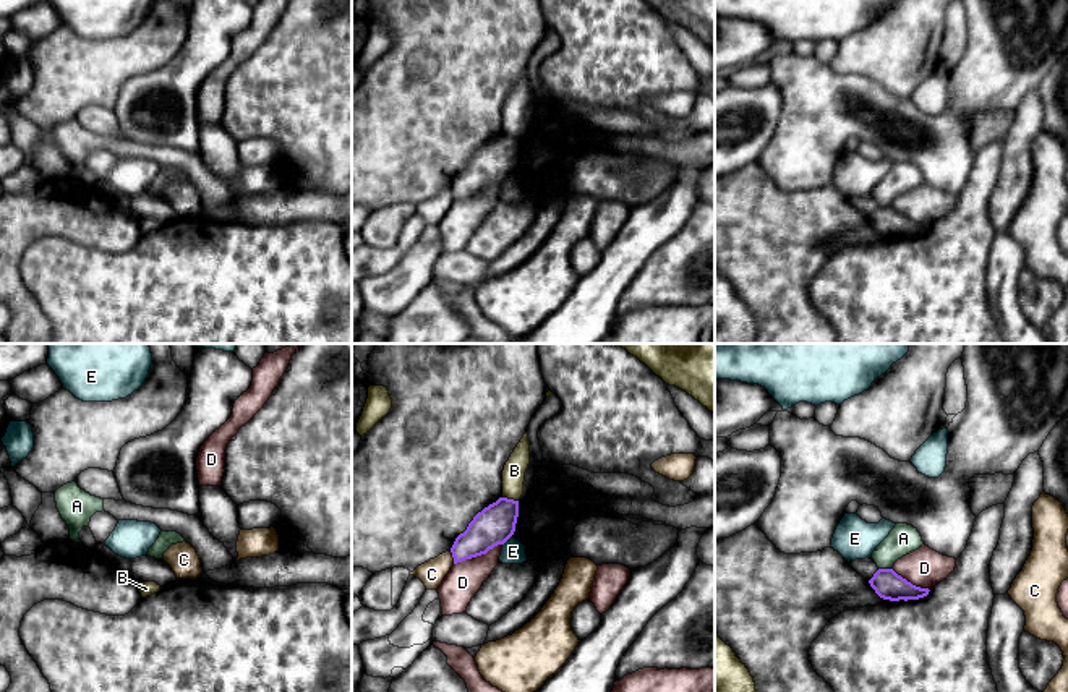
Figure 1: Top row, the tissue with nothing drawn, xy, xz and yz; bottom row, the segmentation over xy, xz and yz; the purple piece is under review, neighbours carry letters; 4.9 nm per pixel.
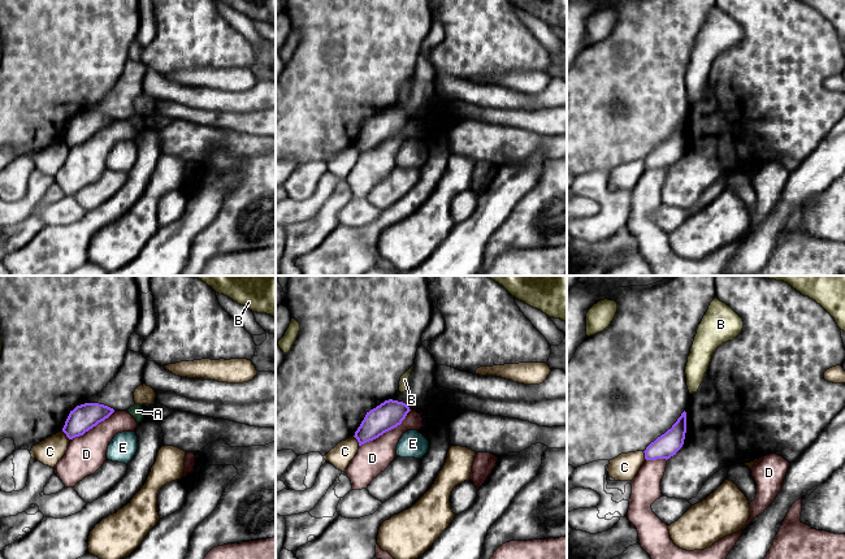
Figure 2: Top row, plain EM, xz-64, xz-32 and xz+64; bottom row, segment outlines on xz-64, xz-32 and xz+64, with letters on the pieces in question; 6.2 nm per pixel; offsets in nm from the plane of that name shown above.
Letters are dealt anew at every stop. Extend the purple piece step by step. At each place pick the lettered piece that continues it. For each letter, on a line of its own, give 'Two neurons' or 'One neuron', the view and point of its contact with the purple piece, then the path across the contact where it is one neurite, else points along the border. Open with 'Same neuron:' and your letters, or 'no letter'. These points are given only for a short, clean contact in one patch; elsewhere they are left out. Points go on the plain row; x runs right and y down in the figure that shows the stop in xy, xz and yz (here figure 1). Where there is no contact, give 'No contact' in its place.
Same neuron: no letter
A: Two neurons. Touches purple at yz (885, 206). Boundary: yz (879, 205), (892, 206)
B: Two neurons. Touches purple at xz (511, 136). Boundary: xz (503, 133), (517, 138)
C: Two neurons. Touches purple at xz (452, 193)
D: Two neurons. Touches purple at xz (477, 192)
E: Two neurons. Touches purple at xz (508, 175). Boundary: xz (511, 172), (503, 182)

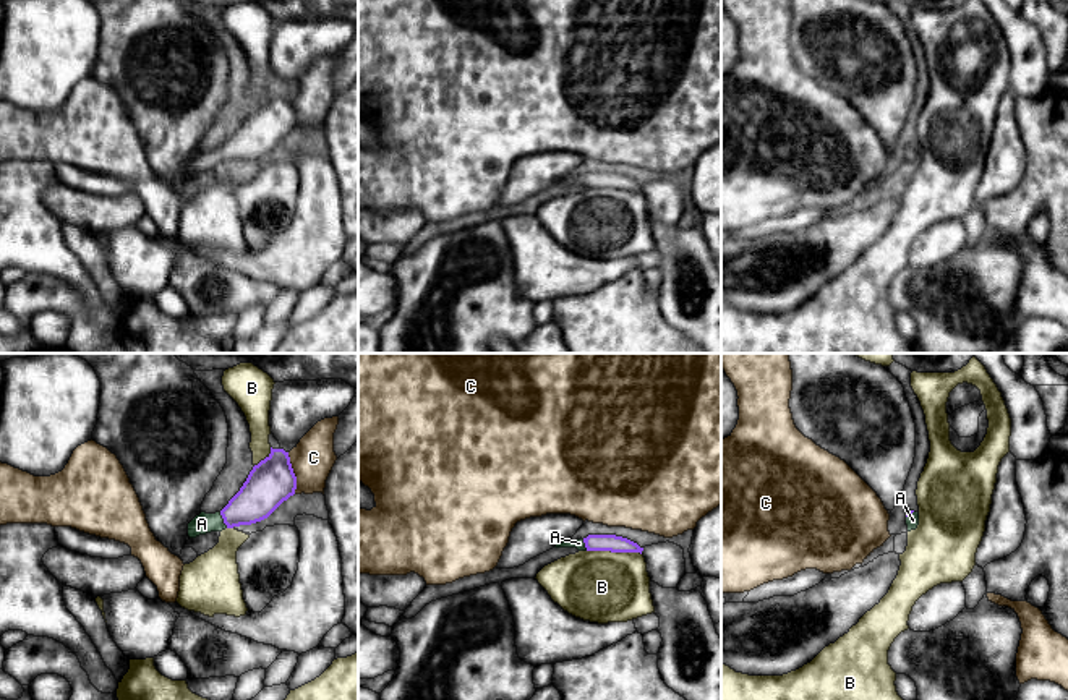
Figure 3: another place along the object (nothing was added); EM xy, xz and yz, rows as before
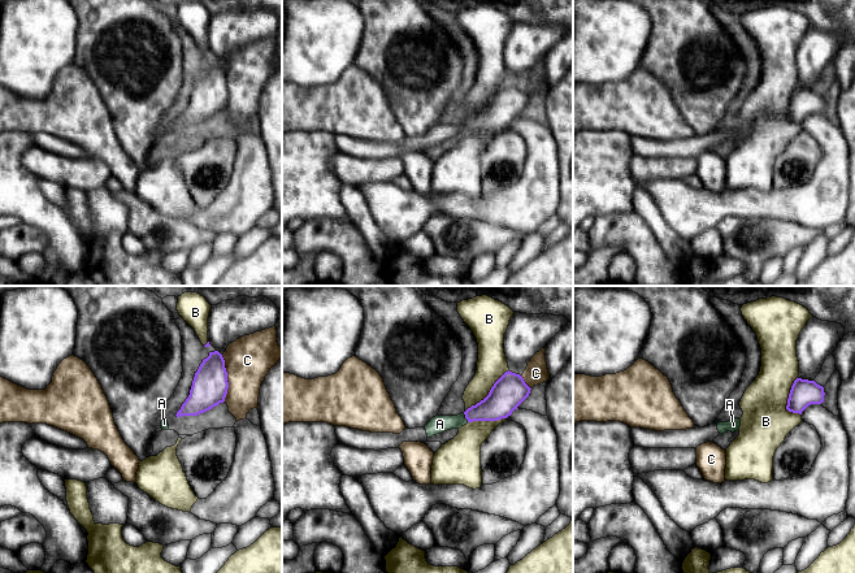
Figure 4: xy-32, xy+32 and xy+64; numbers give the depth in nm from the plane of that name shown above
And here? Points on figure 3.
Same neuron: A
A: One neuron. Touches purple at xy (224, 157). Path across: xy (263, 128), (248, 143), (224, 157), (201, 161)
B: Two neurons. Touches purple at xz (615, 188)
C: Two neurons. Touches purple at xy (294, 110)

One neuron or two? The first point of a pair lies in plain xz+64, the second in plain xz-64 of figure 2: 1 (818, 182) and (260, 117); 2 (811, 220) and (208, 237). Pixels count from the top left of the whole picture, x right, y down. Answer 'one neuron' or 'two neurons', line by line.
1: two neurons
2: one neuron

